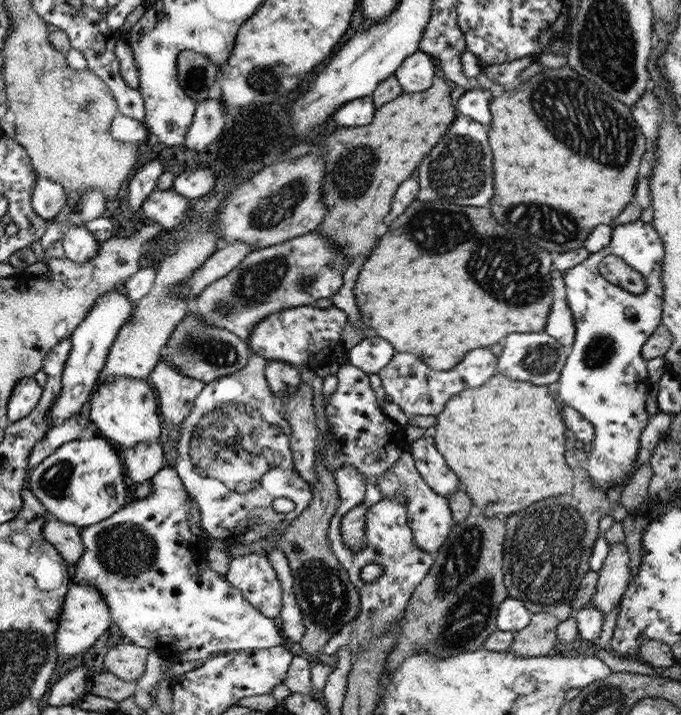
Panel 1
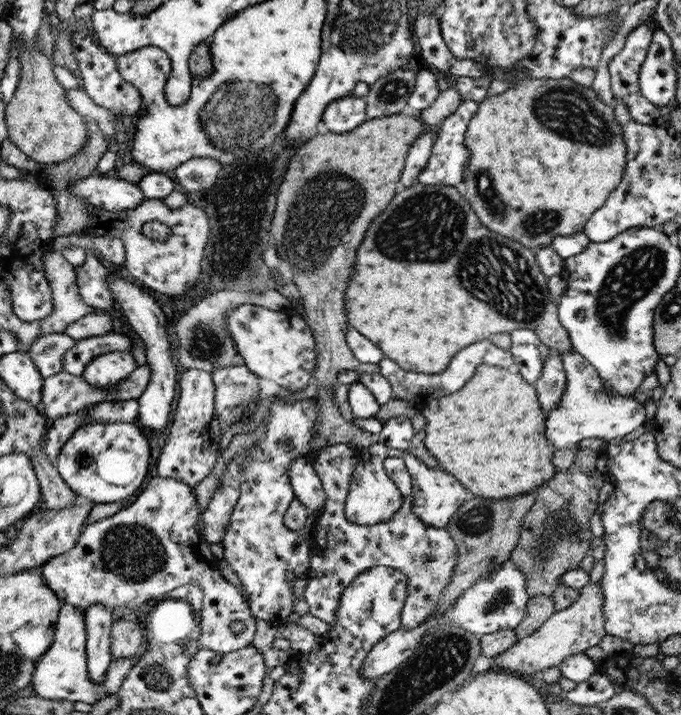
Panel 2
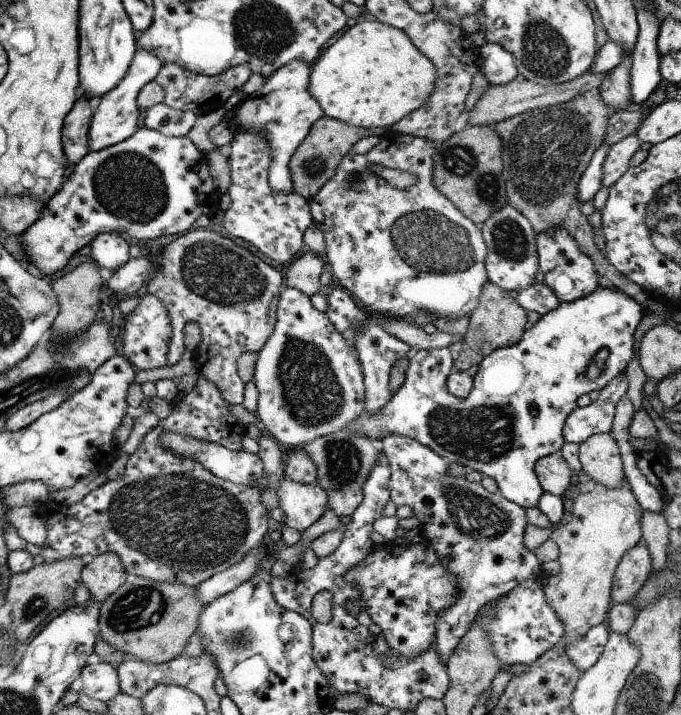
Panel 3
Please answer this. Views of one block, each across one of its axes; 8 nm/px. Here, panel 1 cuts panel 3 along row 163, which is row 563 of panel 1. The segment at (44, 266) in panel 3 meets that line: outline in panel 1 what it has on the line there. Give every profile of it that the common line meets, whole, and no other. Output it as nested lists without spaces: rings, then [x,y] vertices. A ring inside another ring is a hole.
[[[166,465],[151,480],[152,492],[144,499],[132,499],[130,503],[123,506],[122,510],[114,513],[112,517],[106,518],[105,521],[98,522],[97,525],[82,528],[82,535],[85,543],[85,553],[82,554],[81,560],[75,565],[74,583],[82,583],[82,585],[92,585],[101,591],[102,597],[108,603],[110,614],[113,615],[114,622],[122,631],[127,642],[135,645],[154,650],[164,662],[190,662],[195,660],[204,660],[216,652],[231,653],[234,650],[254,650],[262,648],[274,648],[274,646],[282,646],[284,638],[280,636],[280,628],[275,619],[266,618],[256,608],[253,608],[248,600],[244,598],[244,594],[234,588],[224,575],[214,572],[209,566],[207,560],[207,550],[197,545],[197,530],[191,526],[191,507],[190,495],[186,491],[185,484],[174,467]]]

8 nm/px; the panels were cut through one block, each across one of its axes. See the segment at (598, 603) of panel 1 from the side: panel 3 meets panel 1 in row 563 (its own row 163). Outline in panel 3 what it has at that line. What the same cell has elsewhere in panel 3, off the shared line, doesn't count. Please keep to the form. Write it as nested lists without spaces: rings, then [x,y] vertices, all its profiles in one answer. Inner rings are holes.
[[[634,133],[609,147],[606,160],[604,160],[602,166],[603,176],[601,183],[603,186],[610,188],[618,182],[619,178],[622,178],[622,175],[630,167],[632,156],[640,149],[641,143],[637,134]]]

